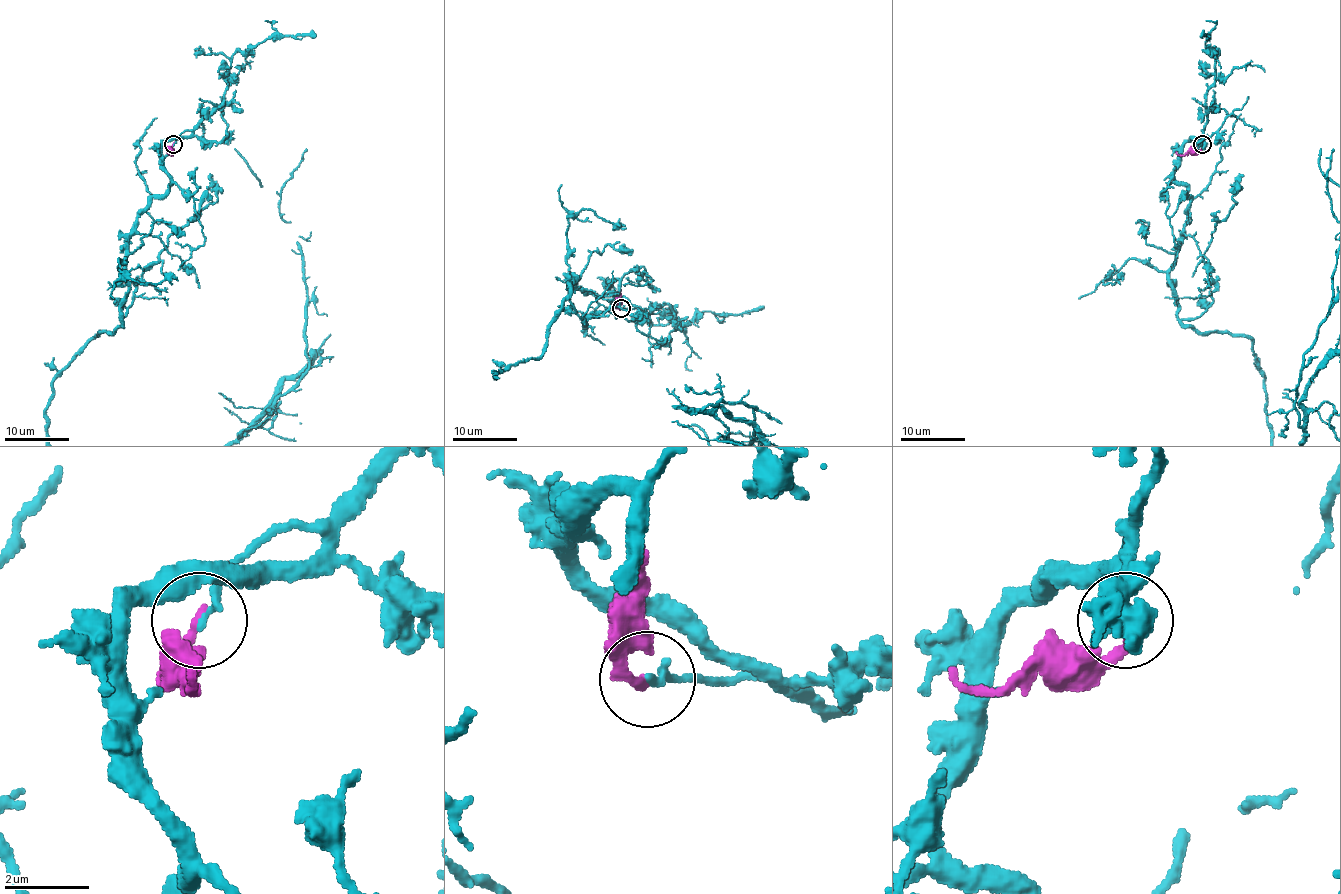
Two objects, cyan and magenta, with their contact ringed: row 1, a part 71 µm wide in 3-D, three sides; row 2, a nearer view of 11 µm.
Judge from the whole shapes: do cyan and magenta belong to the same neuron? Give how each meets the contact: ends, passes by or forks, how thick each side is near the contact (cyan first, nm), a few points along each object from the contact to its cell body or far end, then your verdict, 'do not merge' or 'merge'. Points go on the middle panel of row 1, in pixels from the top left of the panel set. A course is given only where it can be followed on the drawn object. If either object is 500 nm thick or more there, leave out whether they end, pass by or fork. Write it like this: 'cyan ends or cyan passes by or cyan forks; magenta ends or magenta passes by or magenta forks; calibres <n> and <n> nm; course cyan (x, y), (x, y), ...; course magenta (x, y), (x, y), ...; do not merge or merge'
cyan ends; magenta ends; calibres 200 and 240 nm; course cyan (621, 309), (617, 280), (600, 296), (574, 275), (545, 351), (495, 376), (756, 409); do not merge

